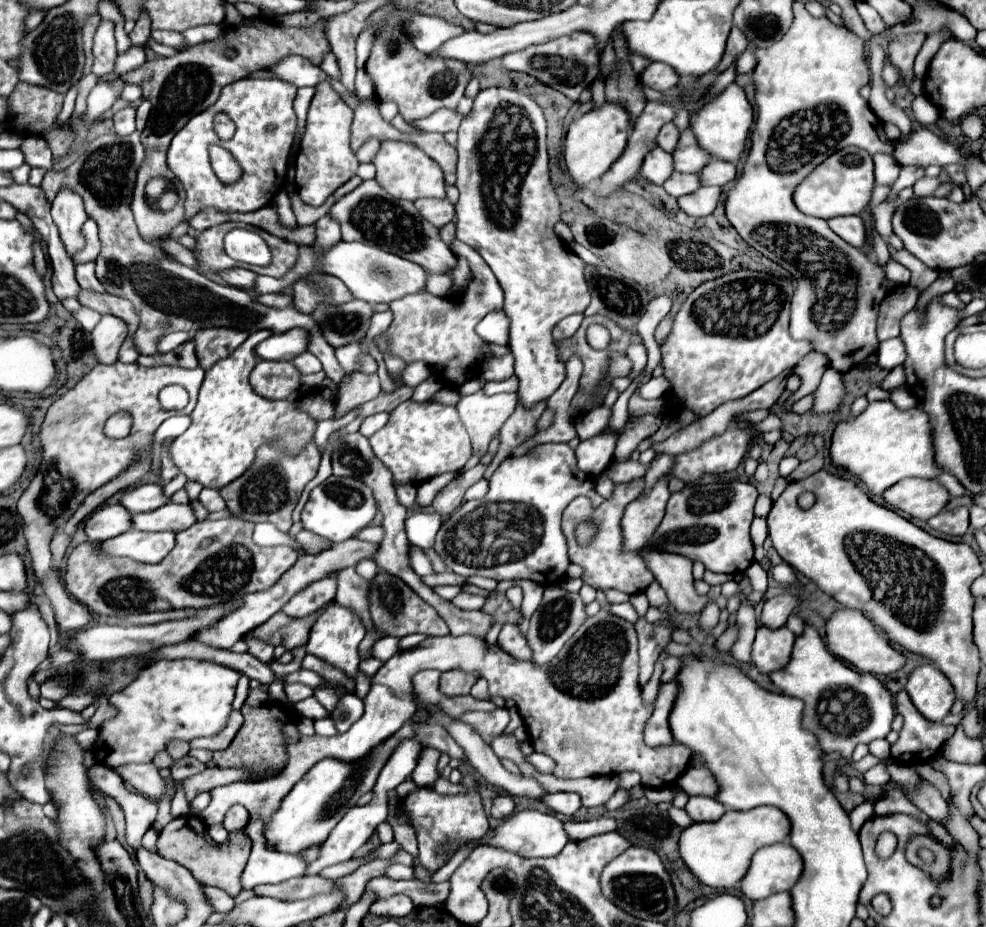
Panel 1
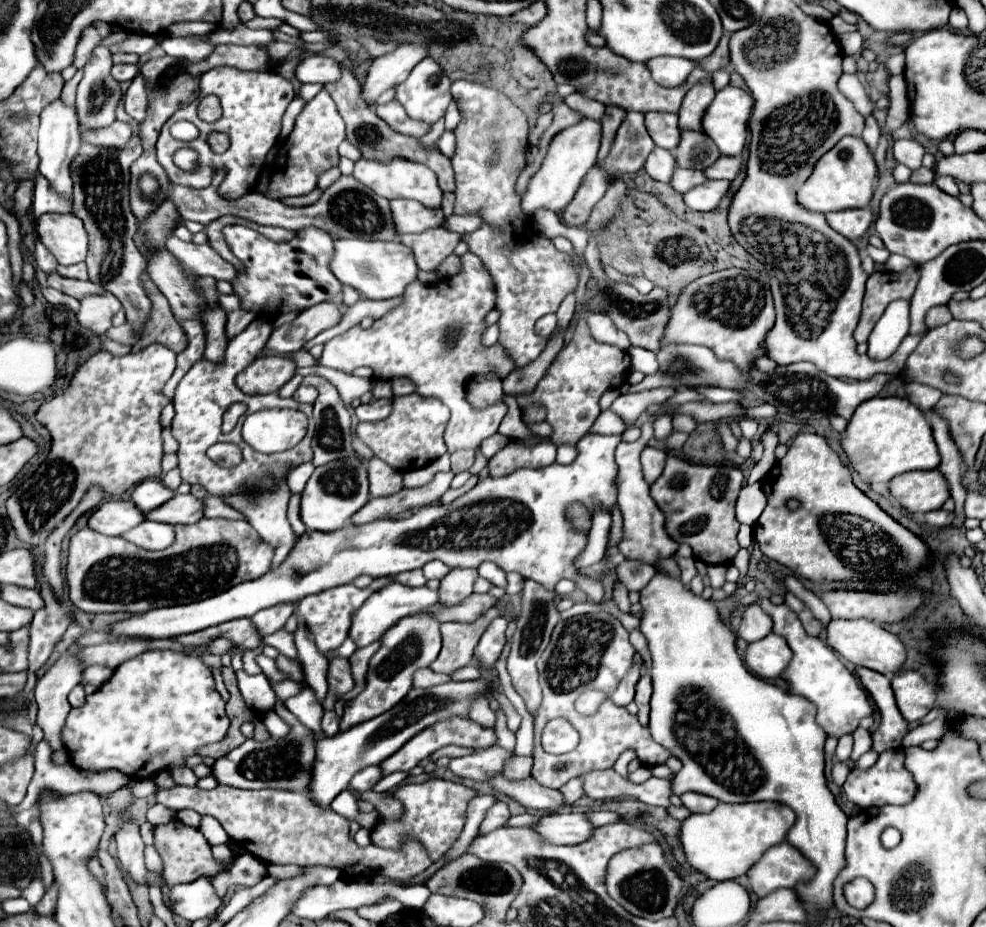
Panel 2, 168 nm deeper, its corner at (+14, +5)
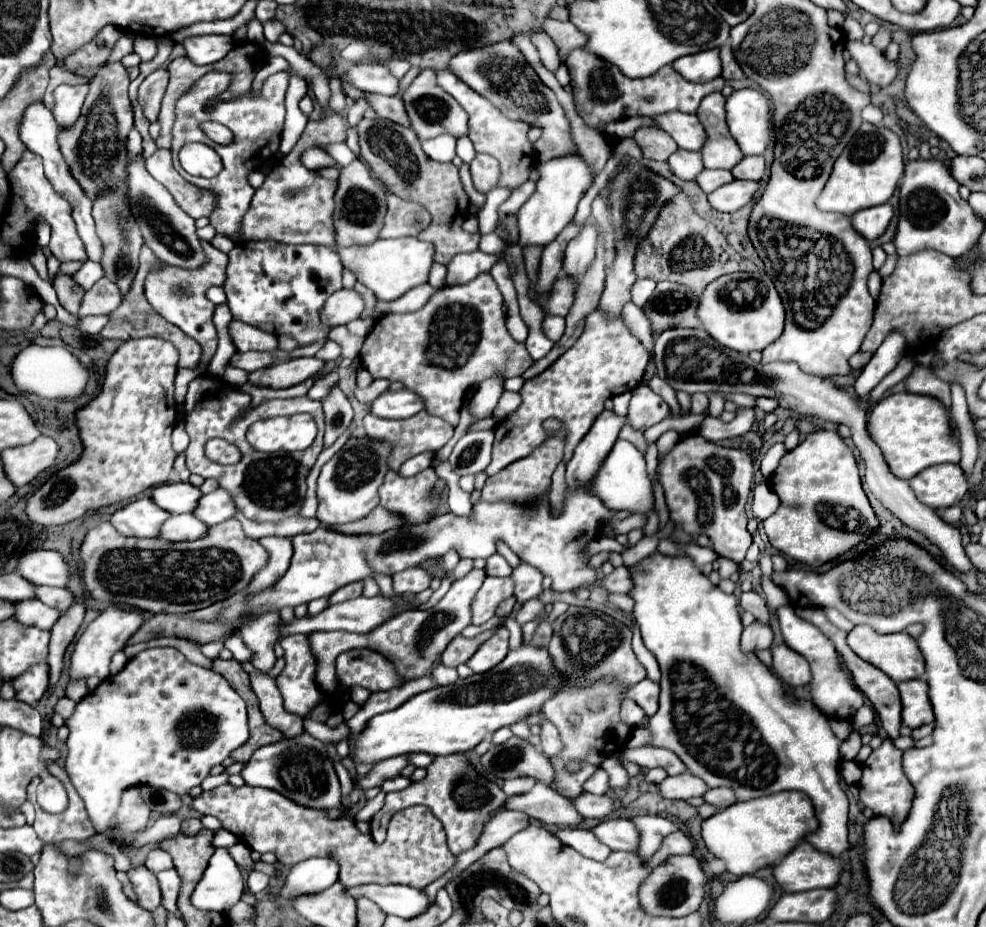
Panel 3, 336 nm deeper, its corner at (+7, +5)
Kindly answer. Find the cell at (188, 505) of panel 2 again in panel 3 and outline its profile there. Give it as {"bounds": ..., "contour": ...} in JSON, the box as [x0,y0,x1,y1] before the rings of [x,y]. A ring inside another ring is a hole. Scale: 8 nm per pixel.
{"bounds":[195,487,237,525],"contour":[[[221,487],[209,495],[203,495],[201,503],[195,509],[195,517],[207,525],[223,523],[225,519],[235,517],[235,513],[237,513],[237,507],[233,503],[233,497]]]}

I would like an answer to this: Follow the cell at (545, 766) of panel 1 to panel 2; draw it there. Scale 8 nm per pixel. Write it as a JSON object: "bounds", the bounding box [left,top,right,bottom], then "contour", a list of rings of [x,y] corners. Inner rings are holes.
{"bounds":[504,755,532,779],"contour":[[[514,755],[514,759],[510,759],[510,763],[506,763],[504,775],[508,779],[526,779],[526,777],[530,777],[530,769],[532,769],[532,757]]]}

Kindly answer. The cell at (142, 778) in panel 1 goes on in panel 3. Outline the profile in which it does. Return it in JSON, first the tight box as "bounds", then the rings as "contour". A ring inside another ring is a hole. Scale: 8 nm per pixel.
{"bounds":[193,785,455,889],"contour":[[[223,785],[203,791],[195,797],[193,809],[201,815],[217,817],[223,823],[223,829],[237,835],[239,841],[253,851],[273,851],[281,865],[295,865],[309,857],[333,857],[341,865],[345,887],[403,883],[421,889],[451,871],[455,863],[455,855],[447,847],[443,823],[425,805],[405,807],[395,813],[391,817],[387,839],[381,845],[375,845],[371,835],[359,833],[355,821],[349,817],[329,819],[325,811],[301,807],[281,793],[263,787]]]}

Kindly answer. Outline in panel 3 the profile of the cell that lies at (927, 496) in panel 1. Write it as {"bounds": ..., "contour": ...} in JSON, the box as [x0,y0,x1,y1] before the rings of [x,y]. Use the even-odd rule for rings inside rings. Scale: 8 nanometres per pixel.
{"bounds":[909,463,967,509],"contour":[[[941,463],[917,473],[909,485],[921,503],[933,509],[945,509],[949,505],[957,505],[967,493],[967,475],[955,463]]]}

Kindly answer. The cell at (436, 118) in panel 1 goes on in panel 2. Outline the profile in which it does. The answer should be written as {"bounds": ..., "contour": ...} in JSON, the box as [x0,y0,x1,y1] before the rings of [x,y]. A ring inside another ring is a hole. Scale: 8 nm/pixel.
{"bounds":[377,101,432,137],"contour":[[[390,101],[386,106],[378,106],[377,115],[384,120],[393,130],[404,135],[422,137],[426,131],[430,131],[432,123],[422,123],[416,119],[410,119],[404,111],[404,107],[398,101]]]}

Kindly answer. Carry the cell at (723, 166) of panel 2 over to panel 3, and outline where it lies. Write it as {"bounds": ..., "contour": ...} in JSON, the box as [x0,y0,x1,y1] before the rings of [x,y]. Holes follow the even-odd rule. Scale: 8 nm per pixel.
{"bounds":[733,157,765,181],"contour":[[[745,157],[737,167],[733,167],[735,179],[749,179],[749,181],[761,181],[765,175],[765,159],[763,157]]]}

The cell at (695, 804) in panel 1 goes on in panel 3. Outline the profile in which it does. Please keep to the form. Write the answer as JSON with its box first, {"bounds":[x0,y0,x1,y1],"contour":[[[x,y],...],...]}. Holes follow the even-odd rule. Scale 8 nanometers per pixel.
{"bounds":[705,787,737,809],"contour":[[[723,787],[723,789],[709,789],[705,793],[705,801],[711,803],[711,805],[717,805],[721,809],[725,809],[725,807],[733,805],[737,801],[737,797],[735,797],[735,791],[733,789]]]}

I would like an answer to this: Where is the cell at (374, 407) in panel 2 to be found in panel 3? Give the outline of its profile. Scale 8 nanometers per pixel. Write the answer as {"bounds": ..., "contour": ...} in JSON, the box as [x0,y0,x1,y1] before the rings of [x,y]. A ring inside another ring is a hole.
{"bounds":[371,387,425,419],"contour":[[[407,387],[399,391],[385,391],[371,403],[371,413],[385,419],[407,419],[425,409],[423,399]]]}

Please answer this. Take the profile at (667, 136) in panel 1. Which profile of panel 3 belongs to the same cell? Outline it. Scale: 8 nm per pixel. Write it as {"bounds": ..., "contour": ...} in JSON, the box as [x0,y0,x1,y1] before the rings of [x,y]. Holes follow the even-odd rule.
{"bounds":[655,113,705,151],"contour":[[[667,113],[659,115],[655,119],[663,131],[667,131],[679,145],[679,149],[687,151],[699,151],[705,145],[705,127],[701,127],[701,121],[697,115],[687,113]]]}

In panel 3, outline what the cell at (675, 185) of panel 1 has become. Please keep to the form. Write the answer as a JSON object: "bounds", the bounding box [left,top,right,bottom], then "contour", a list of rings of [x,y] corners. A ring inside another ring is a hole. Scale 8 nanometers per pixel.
{"bounds":[697,169,735,193],"contour":[[[705,169],[697,179],[699,187],[705,191],[705,193],[711,193],[715,189],[719,189],[721,185],[729,183],[729,181],[735,181],[733,173],[731,171],[711,171],[711,169]]]}

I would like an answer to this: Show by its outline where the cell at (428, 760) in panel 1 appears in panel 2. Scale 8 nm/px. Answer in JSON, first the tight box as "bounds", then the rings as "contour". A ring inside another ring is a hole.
{"bounds":[374,771,408,791],"contour":[[[394,771],[394,773],[386,775],[386,777],[382,777],[382,779],[378,781],[378,785],[374,787],[374,791],[394,791],[406,777],[408,777],[408,773],[404,773],[404,771]]]}

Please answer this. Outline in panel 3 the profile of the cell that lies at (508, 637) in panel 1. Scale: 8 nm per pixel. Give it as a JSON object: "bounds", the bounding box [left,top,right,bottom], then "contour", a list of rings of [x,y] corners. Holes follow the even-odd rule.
{"bounds":[467,627,509,673],"contour":[[[499,627],[491,639],[487,639],[477,653],[467,661],[467,667],[473,673],[485,673],[499,665],[509,651],[509,631],[505,627]]]}

